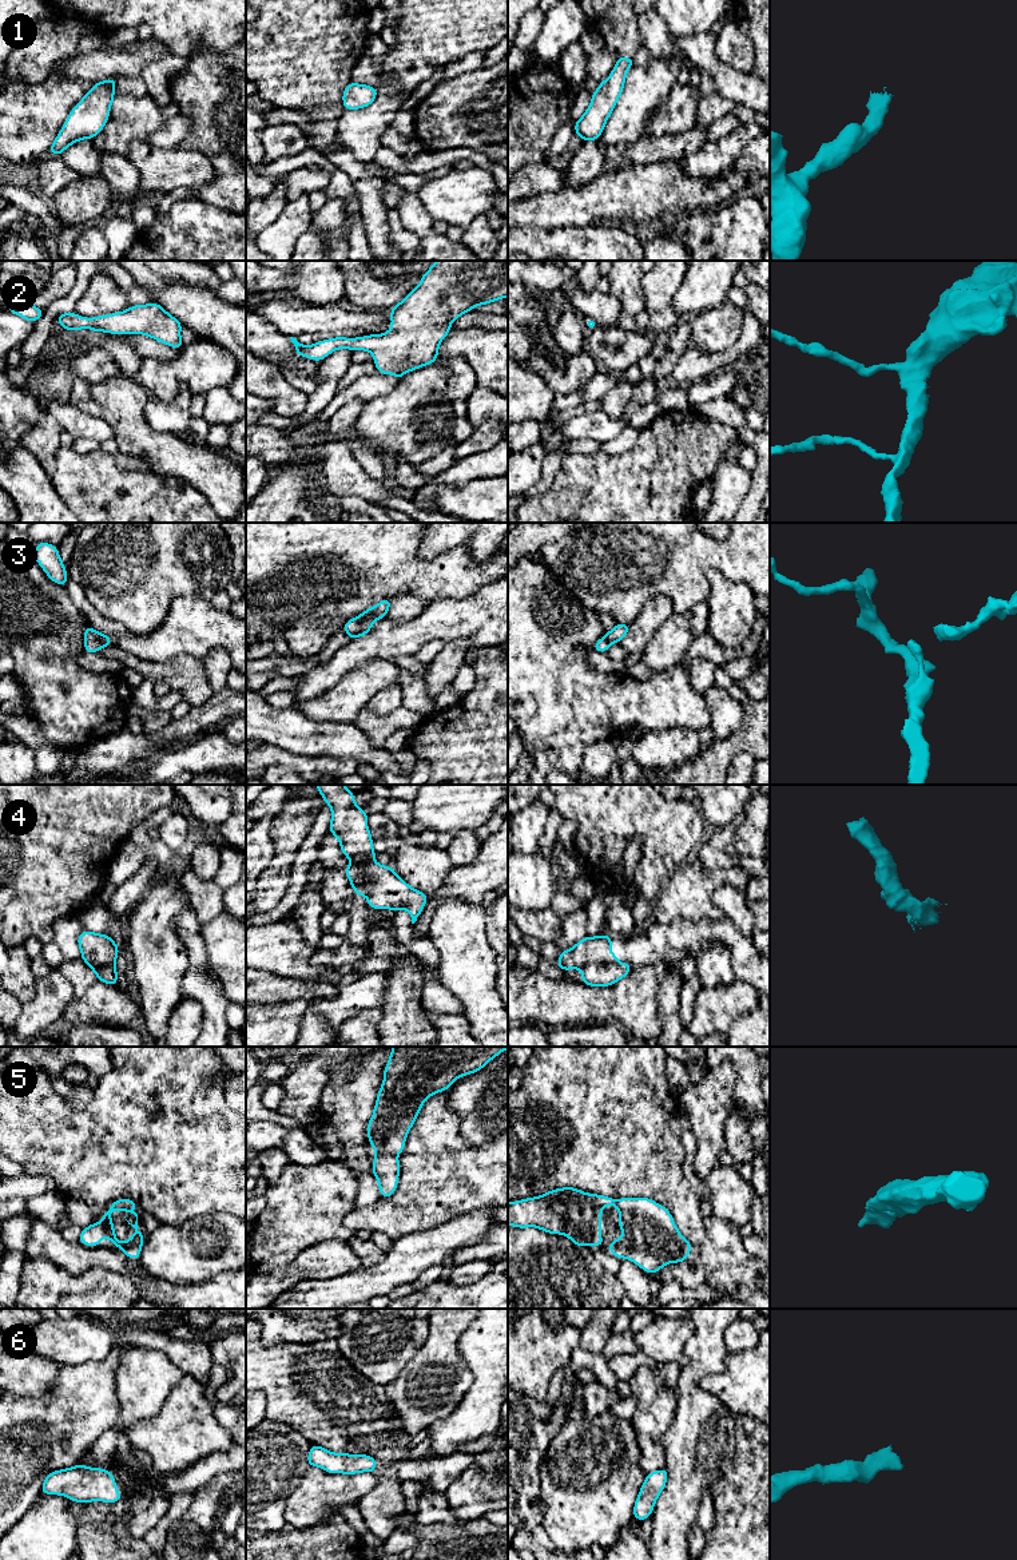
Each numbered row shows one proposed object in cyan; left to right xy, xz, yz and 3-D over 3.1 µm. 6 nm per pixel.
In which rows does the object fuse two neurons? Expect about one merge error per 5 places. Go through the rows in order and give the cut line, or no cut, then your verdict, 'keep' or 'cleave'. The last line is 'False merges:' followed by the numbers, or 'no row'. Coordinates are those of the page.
1: no cut | keep
2: no cut | keep
3: no cut | keep
4: yz (616, 961), (587, 963), (582, 969) | cleave
5: no cut | keep
6: no cut | keep
False merges: 4

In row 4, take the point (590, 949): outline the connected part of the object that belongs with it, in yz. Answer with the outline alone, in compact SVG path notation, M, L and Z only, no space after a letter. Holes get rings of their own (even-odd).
M599 934L584 937L571 949L565 949L557 958L561 970L583 969L589 962L609 964L617 962L617 957L611 952L611 936Z

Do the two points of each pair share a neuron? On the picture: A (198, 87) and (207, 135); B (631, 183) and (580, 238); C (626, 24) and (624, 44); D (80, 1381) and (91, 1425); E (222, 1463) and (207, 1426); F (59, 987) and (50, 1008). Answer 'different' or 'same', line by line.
A: same
B: different
C: same
D: same
E: different
F: same

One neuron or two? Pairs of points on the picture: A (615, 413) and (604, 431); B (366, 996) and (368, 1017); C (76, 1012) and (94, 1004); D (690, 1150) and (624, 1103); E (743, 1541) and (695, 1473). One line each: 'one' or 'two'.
A: two
B: two
C: one
D: two
E: two

